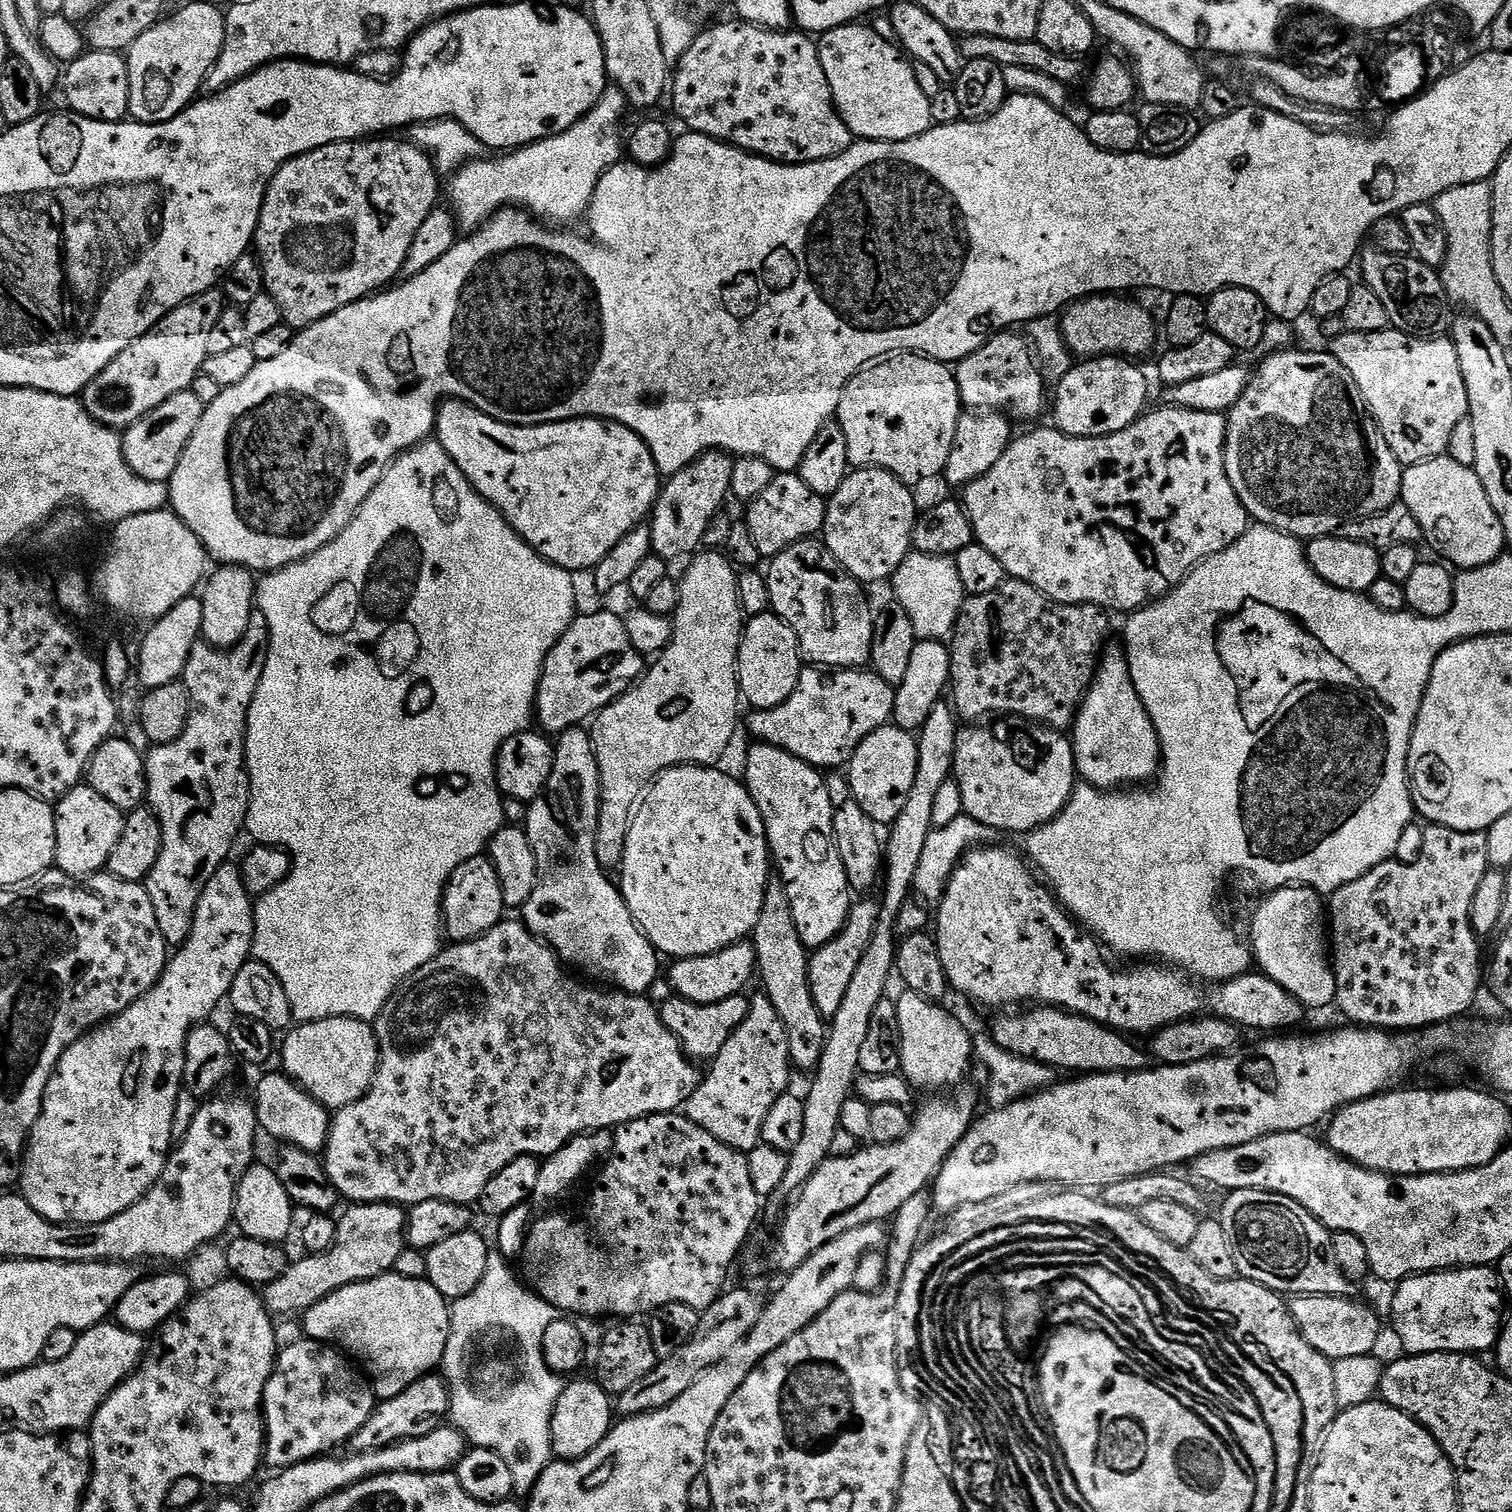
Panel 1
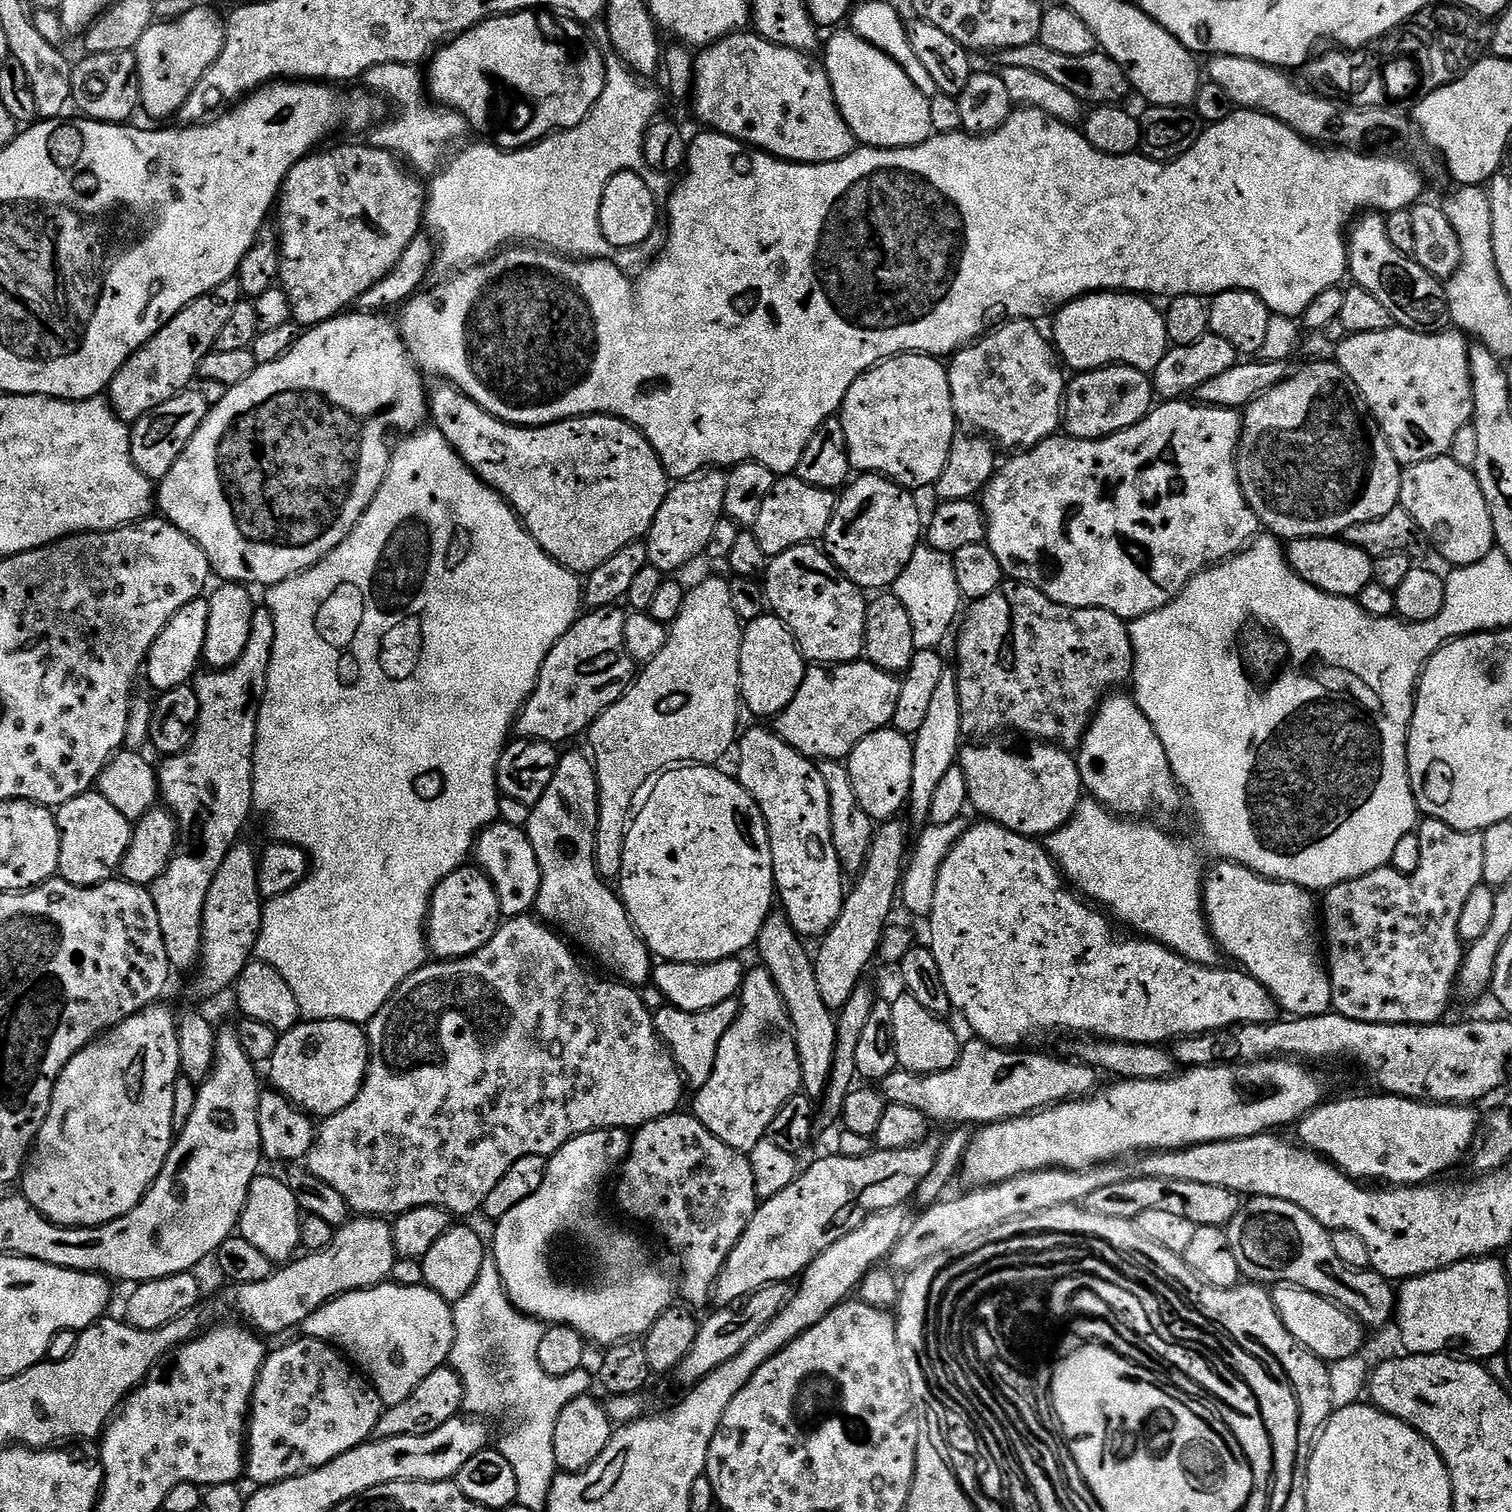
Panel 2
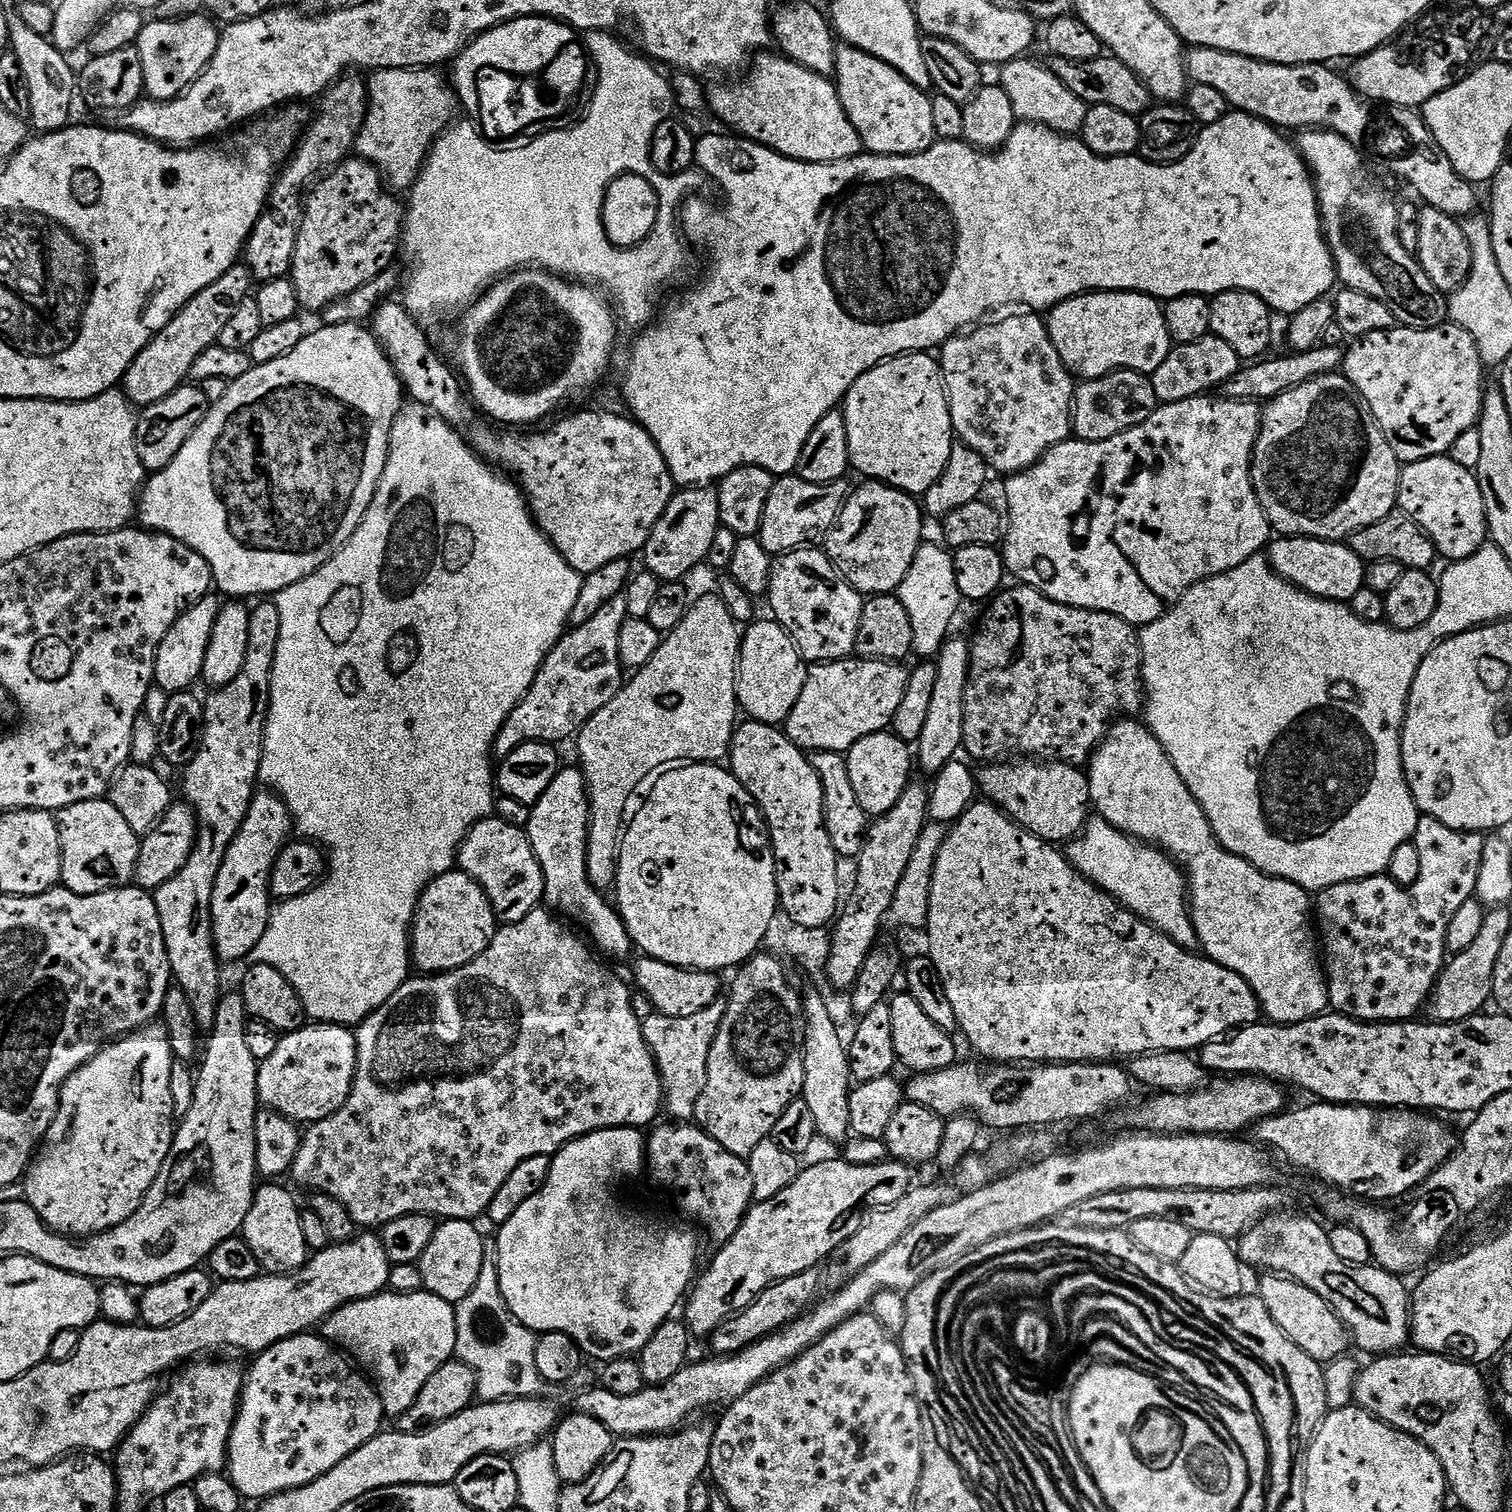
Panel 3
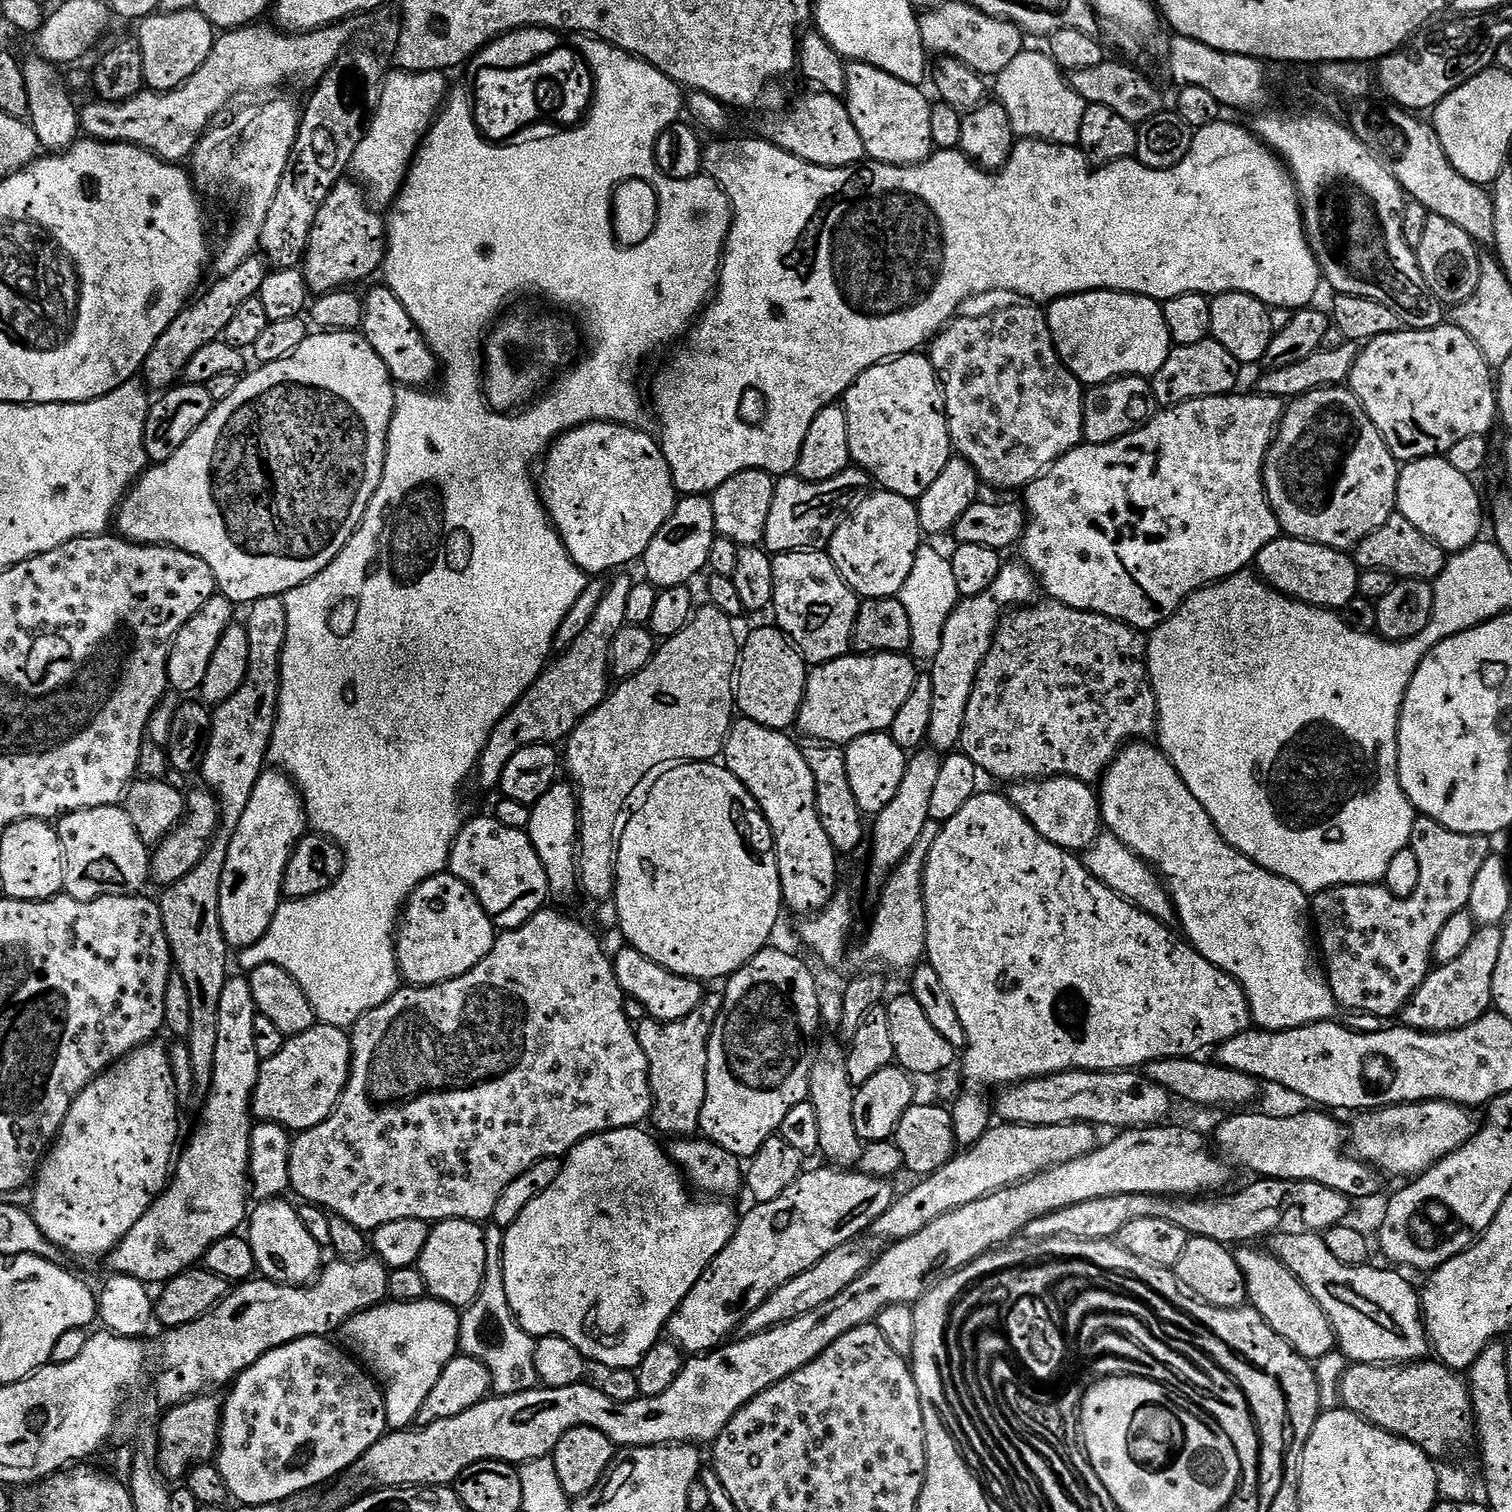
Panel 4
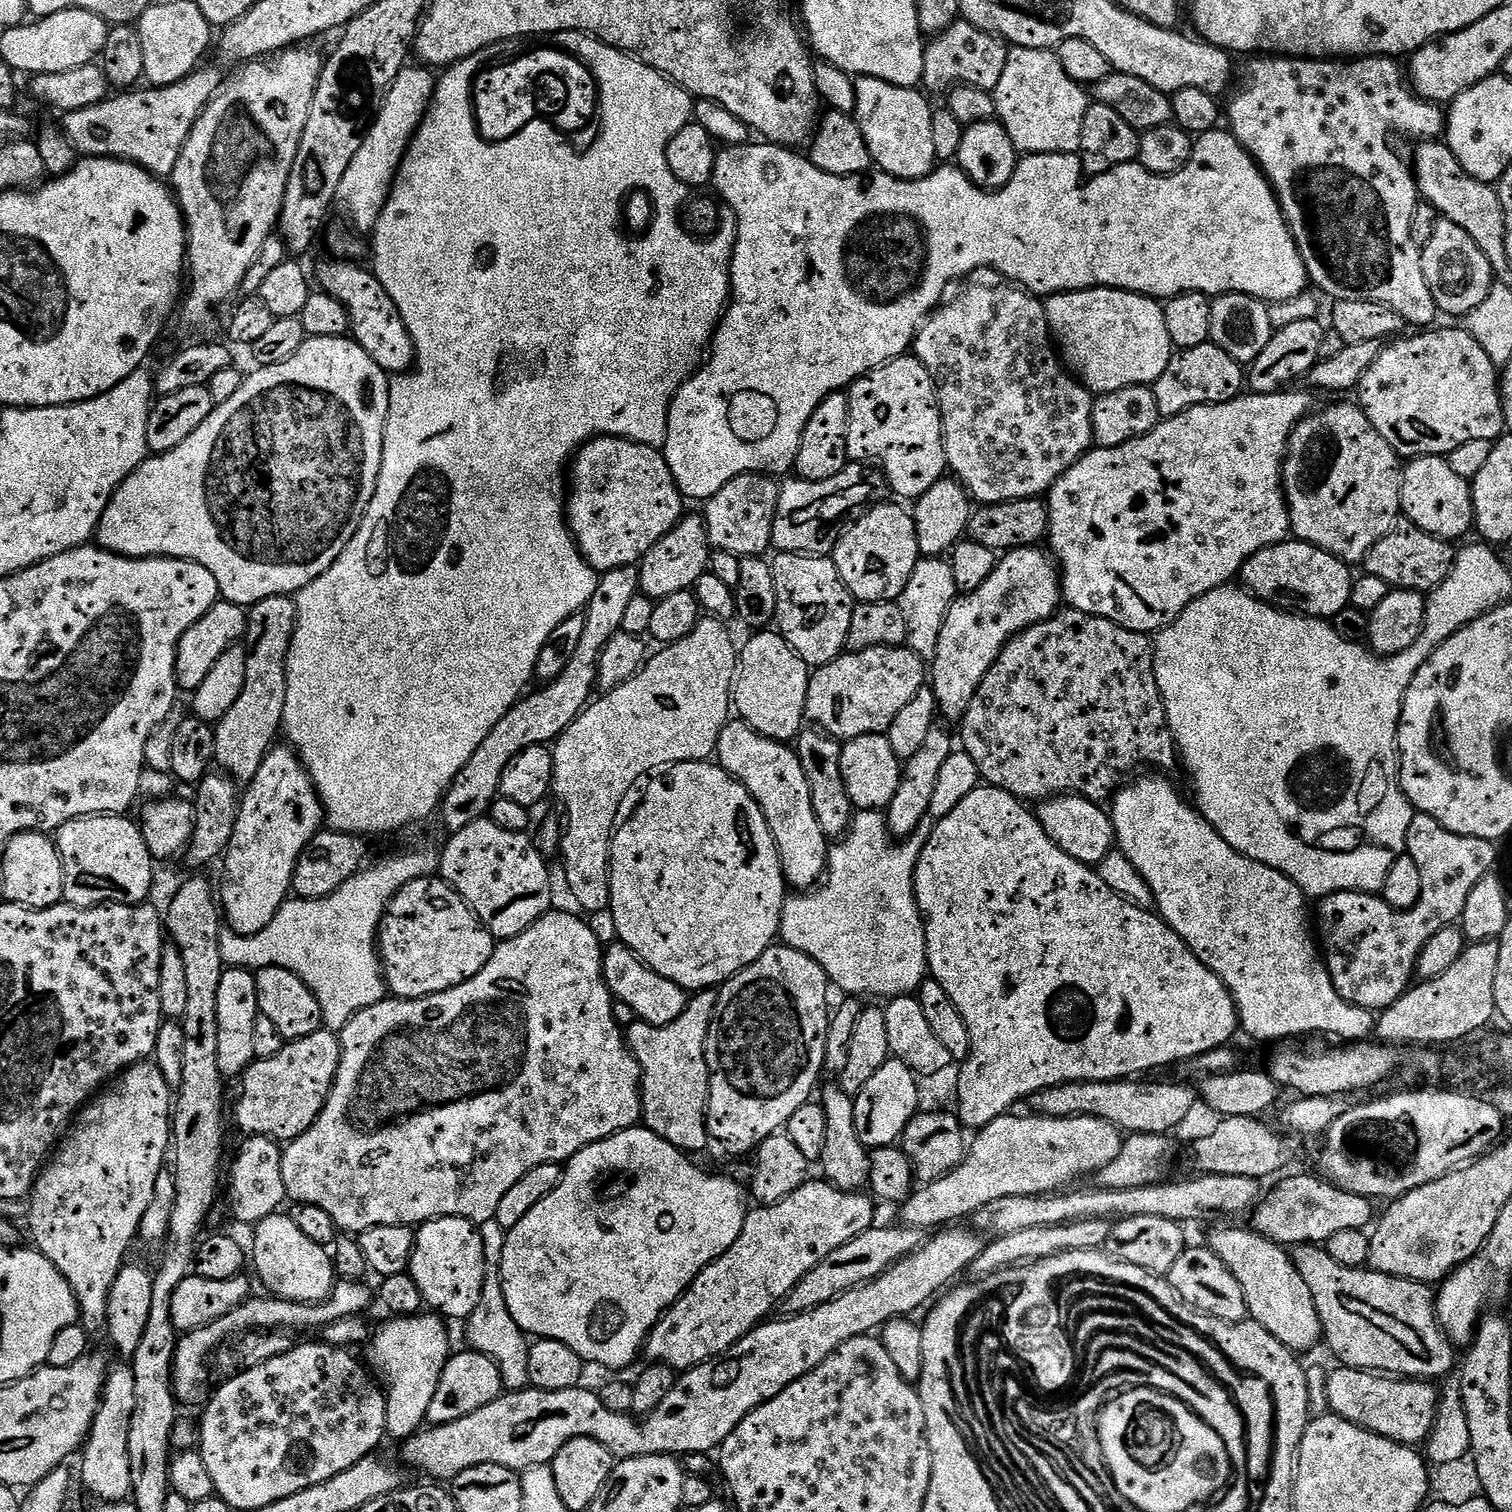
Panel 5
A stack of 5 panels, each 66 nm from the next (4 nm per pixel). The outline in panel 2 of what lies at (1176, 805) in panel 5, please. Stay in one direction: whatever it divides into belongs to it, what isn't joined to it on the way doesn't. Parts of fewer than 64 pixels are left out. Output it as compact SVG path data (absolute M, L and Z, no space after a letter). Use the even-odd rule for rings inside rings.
M1109 694L1100 701L1076 756L1076 765L1087 795L1103 804L1109 812L1125 818L1148 818L1151 817L1148 816L1151 812L1160 811L1172 816L1179 810L1180 800L1182 804L1182 789L1172 772L1166 746L1162 746L1162 738L1158 738L1156 727L1152 725L1150 718L1146 718L1146 714L1142 714L1135 699L1131 695L1115 695ZM1216 862L1216 865L1207 869L1204 878L1204 917L1208 919L1208 929L1215 938L1219 951L1224 952L1237 965L1242 966L1243 971L1253 976L1262 986L1266 986L1276 1003L1289 1017L1299 1018L1302 1016L1325 1016L1332 1008L1332 983L1328 977L1328 965L1326 963L1325 953L1322 951L1322 932L1318 927L1318 904L1314 901L1313 893L1306 888L1299 888L1297 884L1284 884L1281 880L1268 880L1264 876L1259 876L1257 872L1252 872L1246 866L1233 864L1231 862Z

